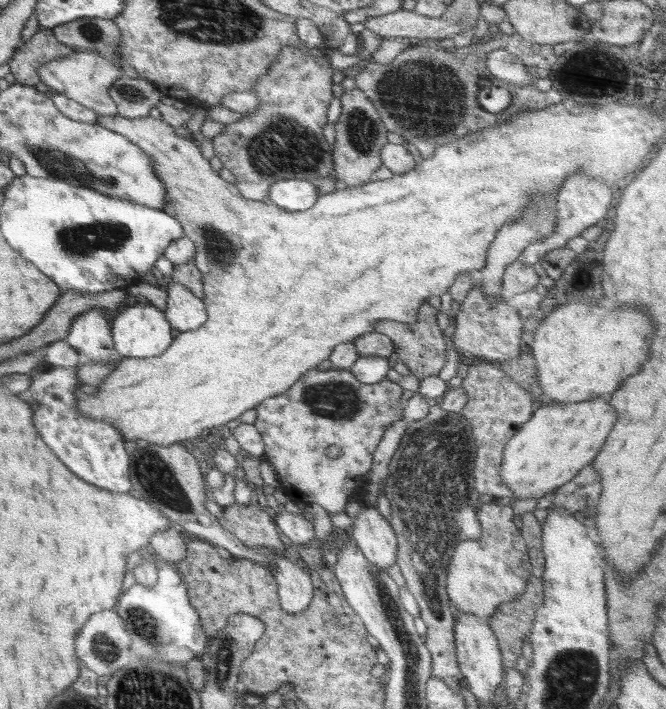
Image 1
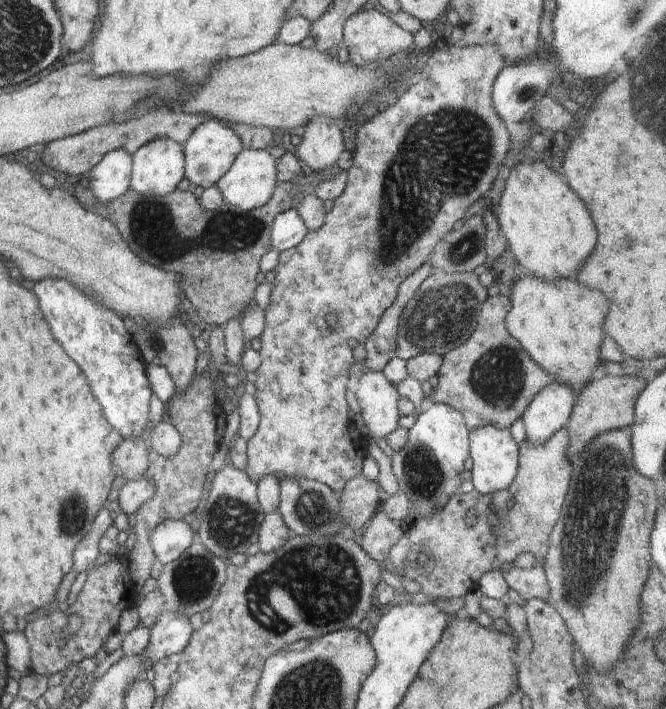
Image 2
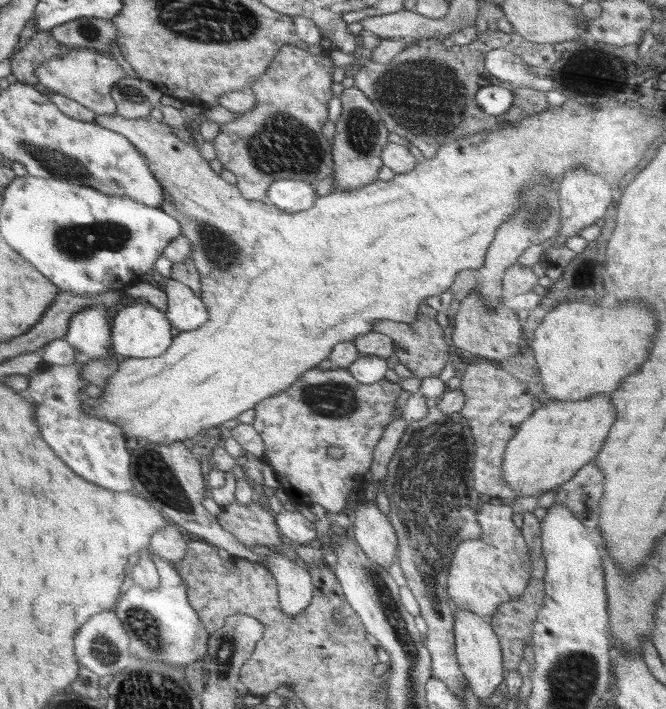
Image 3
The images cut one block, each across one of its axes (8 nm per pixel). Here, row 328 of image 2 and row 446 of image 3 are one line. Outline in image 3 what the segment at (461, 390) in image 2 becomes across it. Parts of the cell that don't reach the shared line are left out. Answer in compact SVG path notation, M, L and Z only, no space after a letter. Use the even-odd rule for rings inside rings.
M484 359L467 366L459 389L468 399L459 413L468 421L475 440L473 487L486 496L517 499L519 494L503 477L502 463L508 441L516 434L522 422L534 412L534 400L537 398L532 394L536 394L536 390L512 378L500 366L501 363Z

